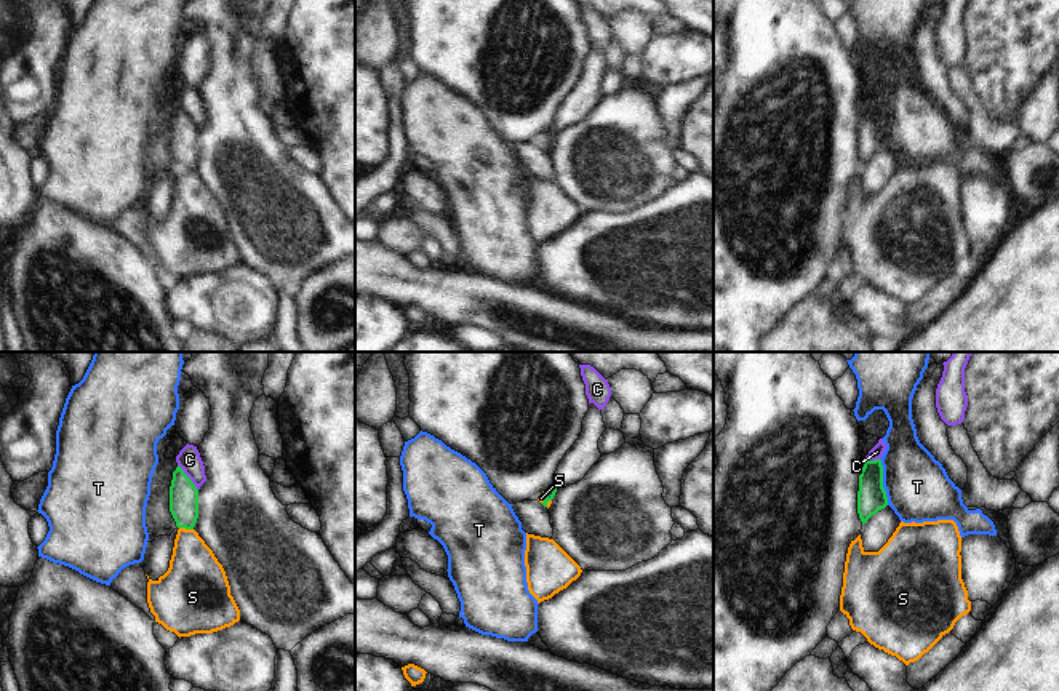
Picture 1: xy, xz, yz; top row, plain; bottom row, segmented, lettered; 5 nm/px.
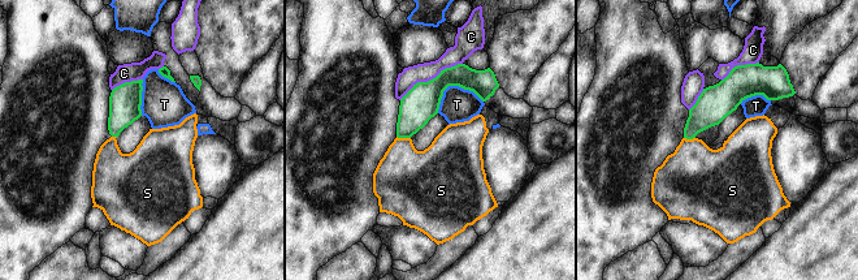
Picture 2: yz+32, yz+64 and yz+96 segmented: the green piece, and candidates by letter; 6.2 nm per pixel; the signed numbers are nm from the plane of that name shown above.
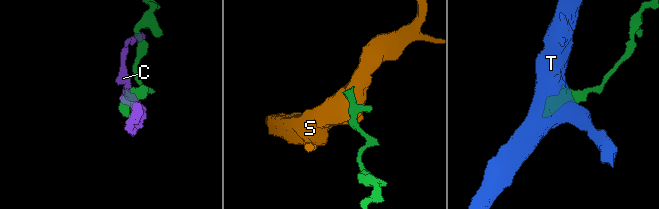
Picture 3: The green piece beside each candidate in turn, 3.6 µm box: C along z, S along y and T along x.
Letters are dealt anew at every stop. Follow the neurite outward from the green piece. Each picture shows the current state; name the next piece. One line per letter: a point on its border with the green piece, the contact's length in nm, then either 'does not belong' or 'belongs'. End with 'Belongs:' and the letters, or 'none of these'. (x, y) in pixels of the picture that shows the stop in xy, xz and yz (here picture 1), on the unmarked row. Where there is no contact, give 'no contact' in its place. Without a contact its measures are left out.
C: xy (187, 119) | 170 nm | does not belong
S: xy (186, 170) | 70 nm | does not belong
T: yz (882, 123) | 240 nm | does not belong
Belongs: none of these

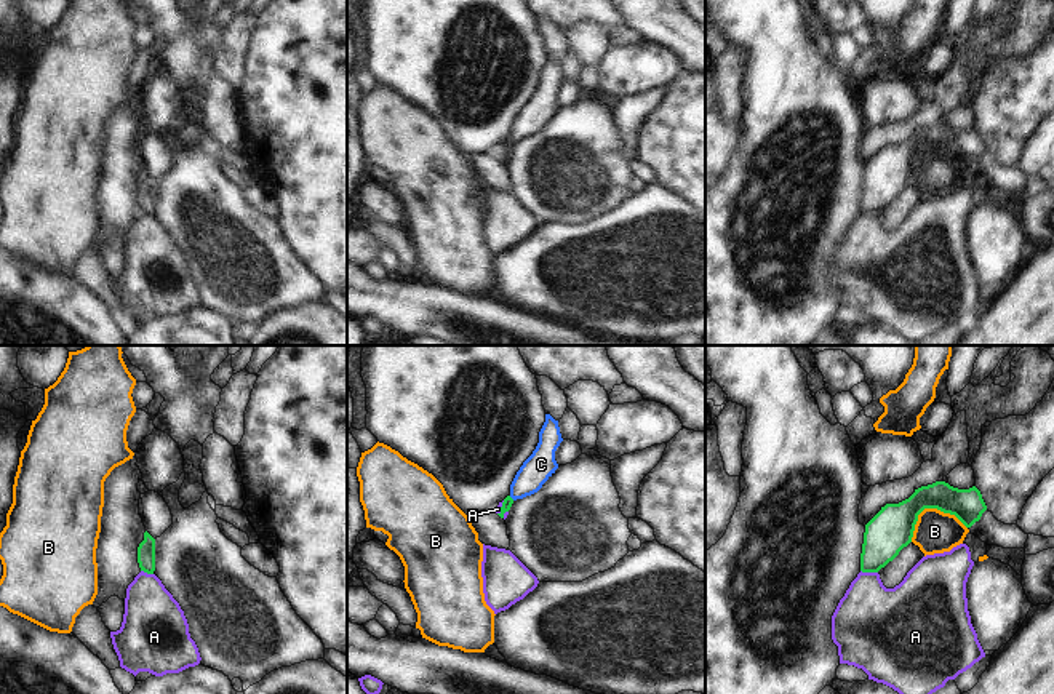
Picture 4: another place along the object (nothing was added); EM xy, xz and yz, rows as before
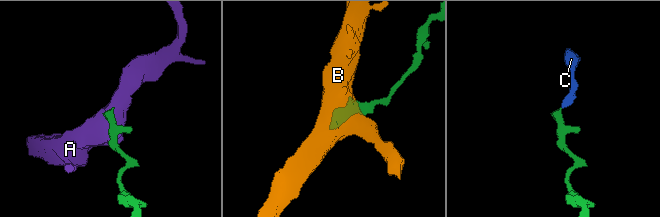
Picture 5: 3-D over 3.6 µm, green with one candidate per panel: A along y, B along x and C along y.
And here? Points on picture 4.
A: yz (869, 213) | 90 nm | does not belong
B: yz (930, 149) | 300 nm | does not belong
C: xz (511, 139) | 40 nm | belongs
Belongs: C

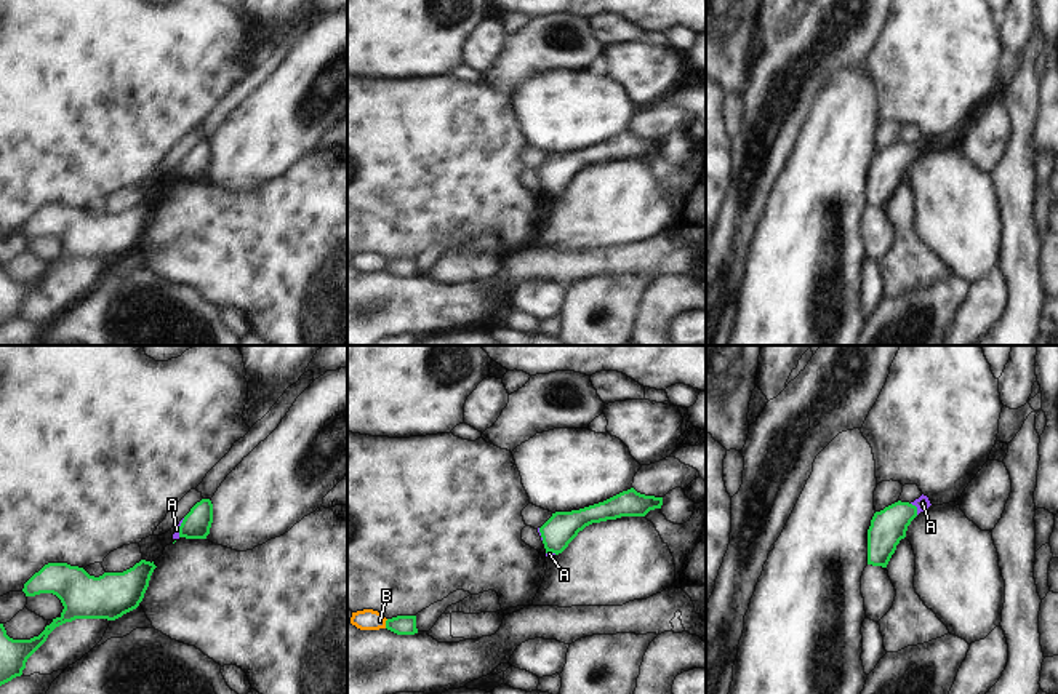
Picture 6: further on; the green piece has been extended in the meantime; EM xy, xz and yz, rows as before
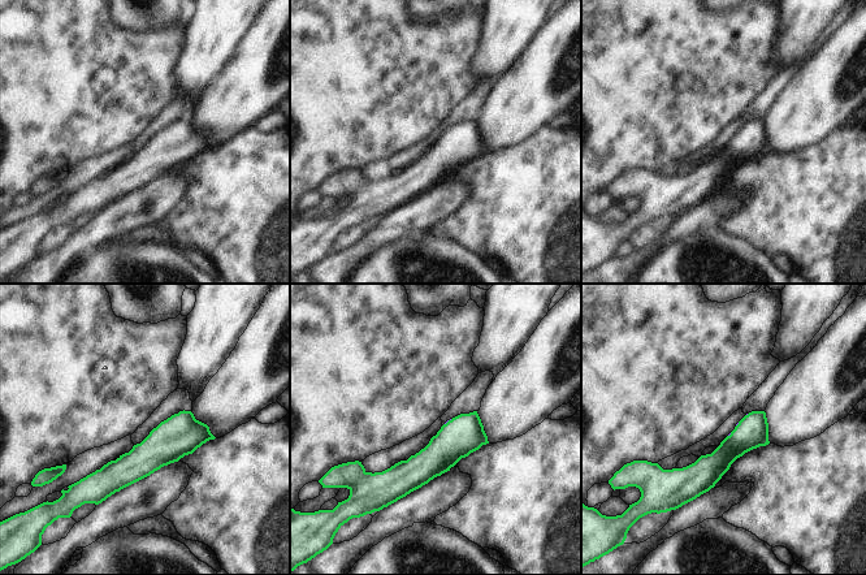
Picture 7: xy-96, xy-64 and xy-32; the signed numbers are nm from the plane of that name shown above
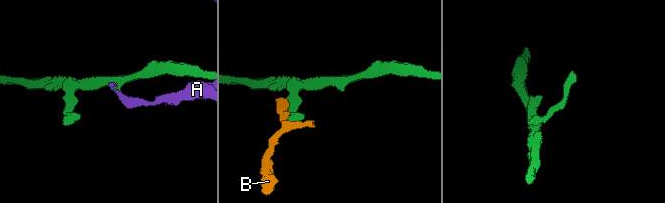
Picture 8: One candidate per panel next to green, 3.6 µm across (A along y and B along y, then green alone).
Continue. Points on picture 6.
A: yz (916, 151) | 70 nm | belongs
B: xz (386, 266) | 50 nm | does not belong
Belongs: A

